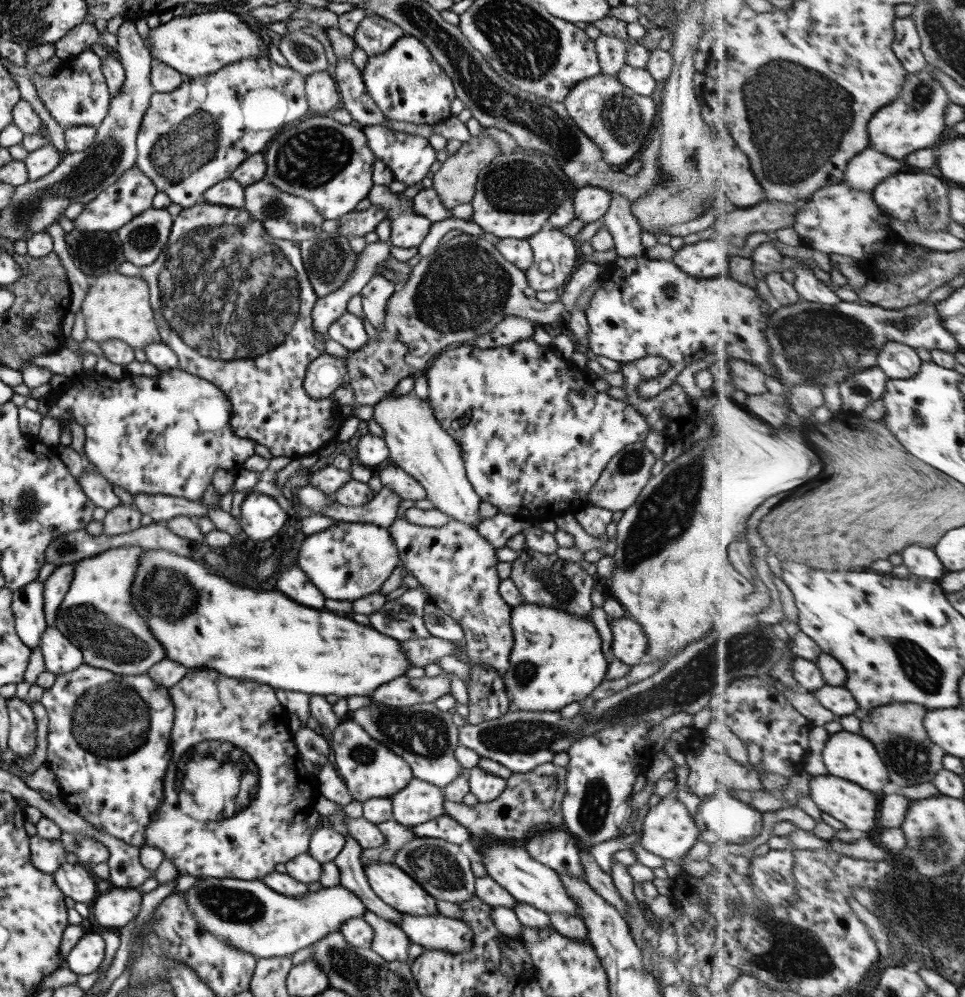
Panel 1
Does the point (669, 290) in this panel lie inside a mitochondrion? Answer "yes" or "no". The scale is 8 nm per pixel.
no

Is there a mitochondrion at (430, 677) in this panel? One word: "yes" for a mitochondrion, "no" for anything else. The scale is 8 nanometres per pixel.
no

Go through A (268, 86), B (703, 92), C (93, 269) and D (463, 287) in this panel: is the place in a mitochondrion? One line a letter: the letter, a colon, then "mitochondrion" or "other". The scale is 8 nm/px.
A: other
B: other
C: other
D: mitochondrion

